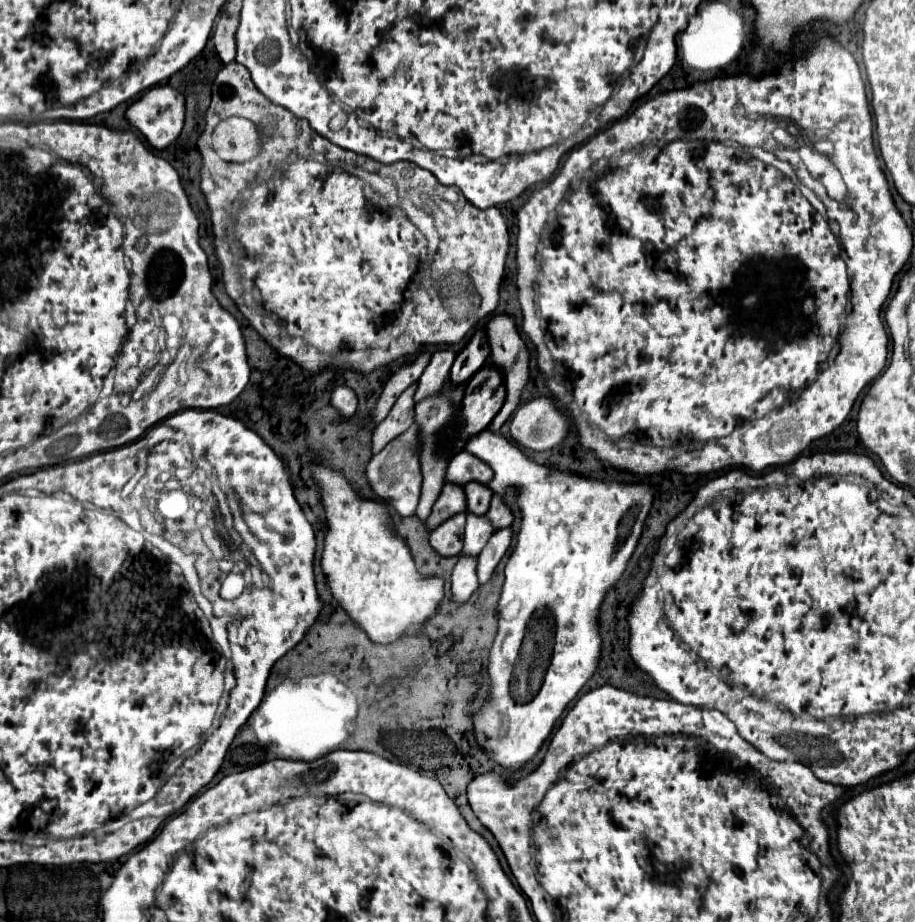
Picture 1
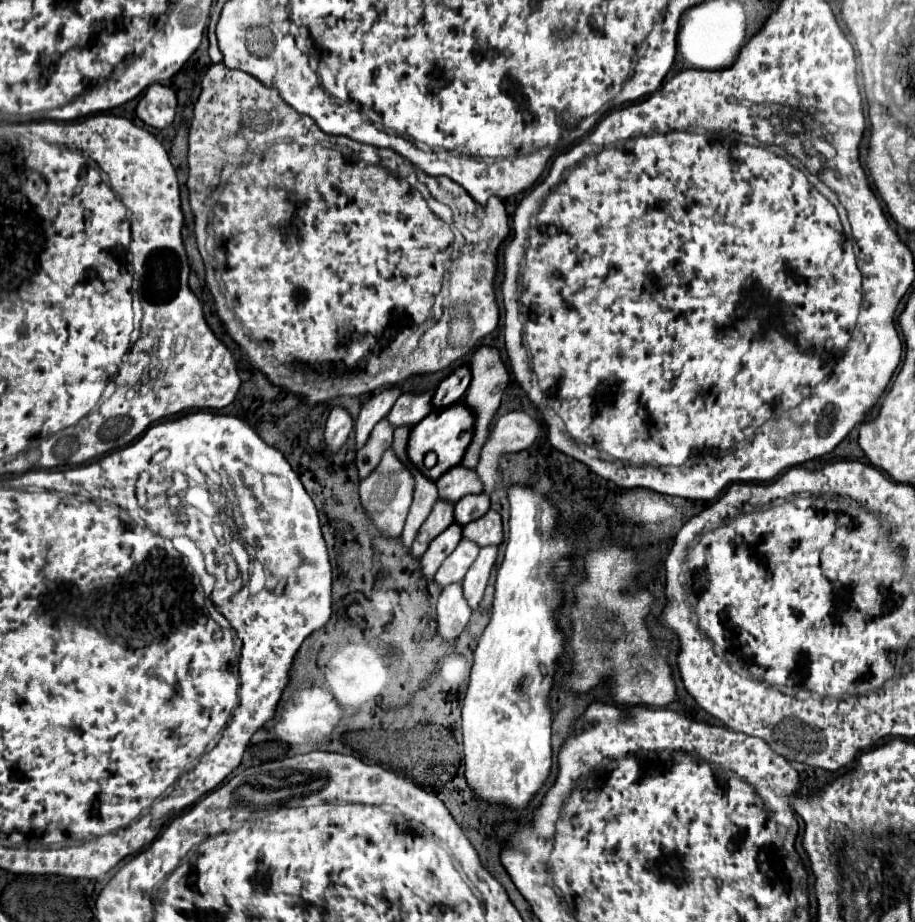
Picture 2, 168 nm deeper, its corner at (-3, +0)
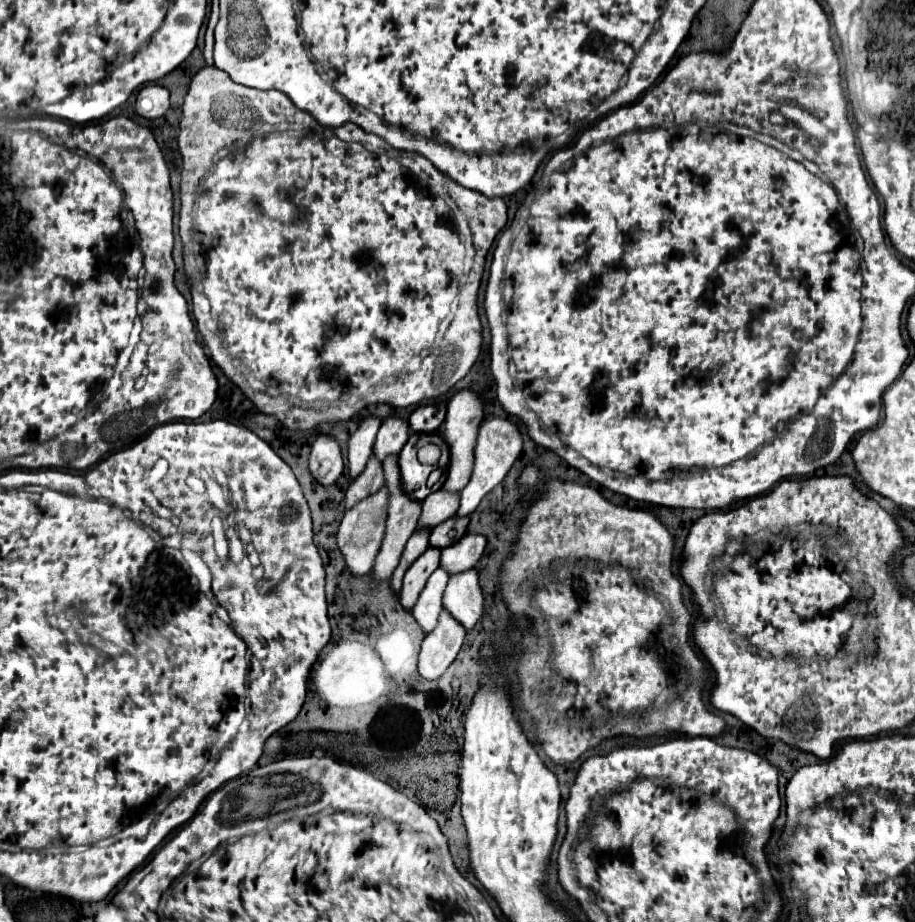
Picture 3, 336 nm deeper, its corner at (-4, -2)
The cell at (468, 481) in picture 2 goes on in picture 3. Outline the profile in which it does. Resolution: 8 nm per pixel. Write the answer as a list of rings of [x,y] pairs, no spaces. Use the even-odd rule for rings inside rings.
[[[448,490],[432,492],[422,504],[420,528],[438,526],[440,522],[452,518],[458,508],[460,508],[460,494],[458,492],[448,492]]]

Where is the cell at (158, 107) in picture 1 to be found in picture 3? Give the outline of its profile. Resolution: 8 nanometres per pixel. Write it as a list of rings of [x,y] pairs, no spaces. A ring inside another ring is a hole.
[[[147,84],[137,95],[136,113],[144,118],[162,118],[170,108],[170,92],[158,84]]]

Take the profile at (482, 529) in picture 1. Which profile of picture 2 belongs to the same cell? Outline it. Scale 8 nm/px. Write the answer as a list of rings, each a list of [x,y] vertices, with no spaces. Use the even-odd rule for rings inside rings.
[[[461,540],[459,546],[453,550],[453,554],[449,554],[441,568],[437,570],[437,574],[433,576],[433,582],[439,586],[439,588],[445,588],[447,584],[455,584],[455,582],[461,582],[467,568],[473,564],[473,560],[477,558],[479,554],[479,546],[469,542],[469,540]]]

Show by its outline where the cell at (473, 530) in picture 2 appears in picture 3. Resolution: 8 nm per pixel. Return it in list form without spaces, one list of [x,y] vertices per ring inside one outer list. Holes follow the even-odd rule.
[[[464,534],[458,542],[454,542],[452,546],[446,546],[442,550],[440,566],[450,570],[450,574],[464,572],[482,558],[486,544],[488,544],[486,536],[482,536],[482,534]]]

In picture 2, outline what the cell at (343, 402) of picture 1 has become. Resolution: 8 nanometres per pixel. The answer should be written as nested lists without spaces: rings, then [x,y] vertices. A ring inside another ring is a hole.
[[[339,406],[333,408],[325,426],[325,452],[333,456],[347,442],[351,430],[353,430],[353,420],[349,412]]]

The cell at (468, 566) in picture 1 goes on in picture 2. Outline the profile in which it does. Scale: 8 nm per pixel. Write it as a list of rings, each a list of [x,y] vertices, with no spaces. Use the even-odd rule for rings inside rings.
[[[461,584],[447,586],[437,600],[437,636],[445,642],[453,642],[465,630],[471,616],[471,608],[463,598]]]

